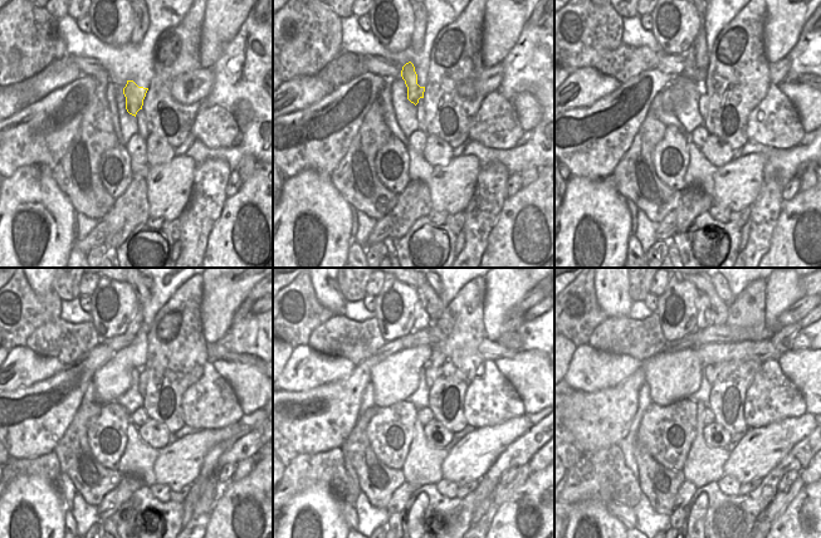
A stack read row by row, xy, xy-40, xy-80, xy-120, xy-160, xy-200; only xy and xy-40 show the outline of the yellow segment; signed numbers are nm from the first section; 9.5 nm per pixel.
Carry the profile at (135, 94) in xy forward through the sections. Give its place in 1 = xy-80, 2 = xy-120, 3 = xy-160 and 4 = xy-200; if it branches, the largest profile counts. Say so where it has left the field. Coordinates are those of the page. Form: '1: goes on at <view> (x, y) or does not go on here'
1: goes on at xy-80 (690, 71)
2: goes on at xy-120 (137, 322)
3: goes on at xy-160 (421, 317)
4: goes on at xy-200 (703, 307)

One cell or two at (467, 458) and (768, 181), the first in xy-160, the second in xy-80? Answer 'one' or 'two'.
two

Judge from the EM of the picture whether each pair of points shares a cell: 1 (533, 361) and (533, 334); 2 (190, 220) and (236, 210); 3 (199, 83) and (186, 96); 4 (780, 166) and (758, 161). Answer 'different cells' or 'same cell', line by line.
1: different cells
2: different cells
3: same cell
4: different cells

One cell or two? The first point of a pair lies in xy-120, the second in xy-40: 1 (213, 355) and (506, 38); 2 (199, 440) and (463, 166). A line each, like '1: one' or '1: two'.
1: two
2: one

